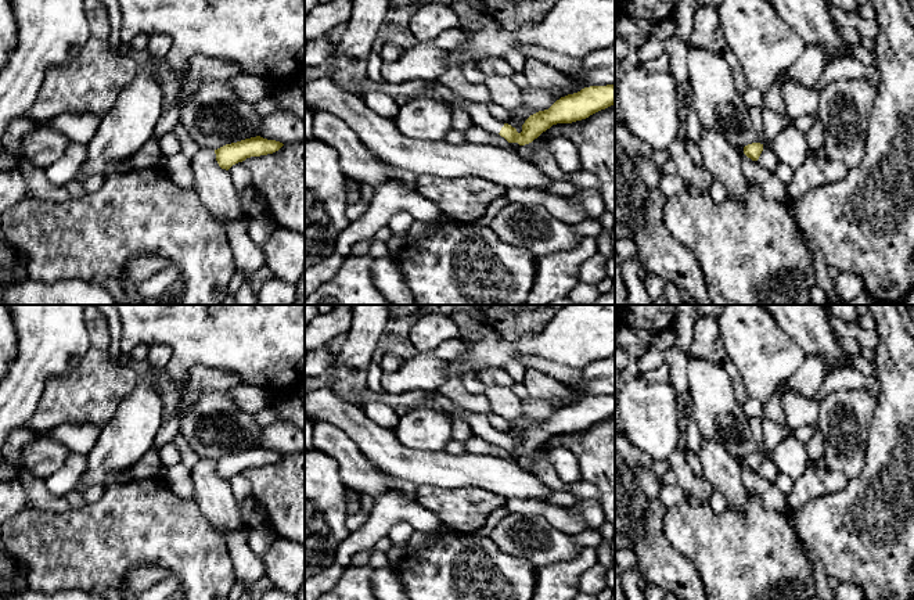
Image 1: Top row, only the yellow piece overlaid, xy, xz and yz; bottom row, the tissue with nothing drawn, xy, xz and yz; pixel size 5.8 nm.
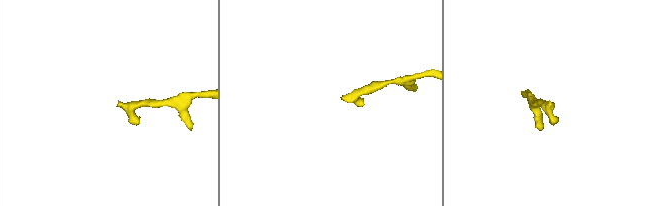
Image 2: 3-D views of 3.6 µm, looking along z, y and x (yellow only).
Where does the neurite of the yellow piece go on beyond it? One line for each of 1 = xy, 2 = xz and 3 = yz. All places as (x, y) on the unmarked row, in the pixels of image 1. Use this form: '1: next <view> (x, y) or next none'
1: next none
2: next xz (479, 424)
3: next none

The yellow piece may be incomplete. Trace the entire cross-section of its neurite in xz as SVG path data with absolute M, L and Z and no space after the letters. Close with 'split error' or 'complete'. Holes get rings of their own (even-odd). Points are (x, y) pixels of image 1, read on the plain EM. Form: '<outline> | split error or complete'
M366 388L356 405L363 407L370 402L382 402L392 407L413 406L422 399L436 402L450 416L463 417L472 428L475 436L489 443L500 445L508 453L518 453L519 456L532 453L553 435L582 431L615 414L615 395L584 398L577 403L561 407L548 420L530 425L522 435L522 442L518 443L511 435L494 430L486 416L469 413L451 402L442 389L403 394L391 394L382 389L379 394L375 394Z | split error

